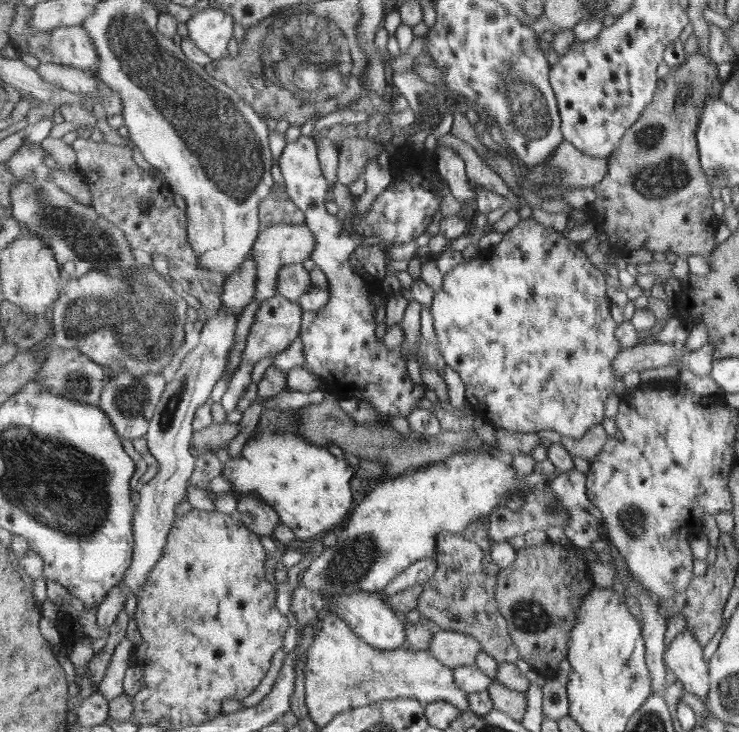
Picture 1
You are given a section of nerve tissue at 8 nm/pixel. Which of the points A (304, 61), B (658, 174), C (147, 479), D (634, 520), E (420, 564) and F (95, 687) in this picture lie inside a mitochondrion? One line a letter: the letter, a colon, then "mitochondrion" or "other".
A: mitochondrion
B: mitochondrion
C: other
D: mitochondrion
E: other
F: other

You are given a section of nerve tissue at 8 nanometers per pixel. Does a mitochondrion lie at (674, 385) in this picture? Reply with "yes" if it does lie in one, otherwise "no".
no

